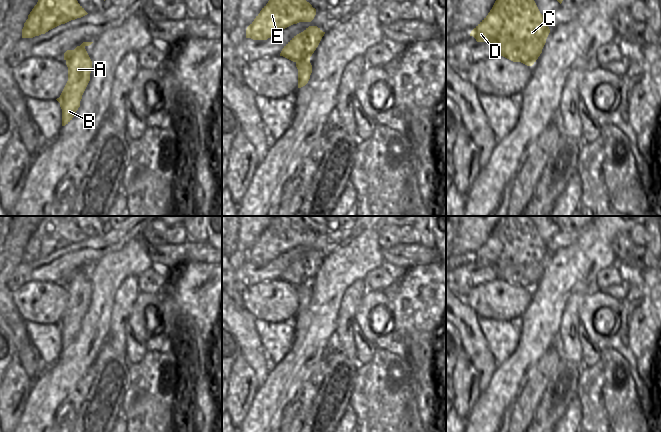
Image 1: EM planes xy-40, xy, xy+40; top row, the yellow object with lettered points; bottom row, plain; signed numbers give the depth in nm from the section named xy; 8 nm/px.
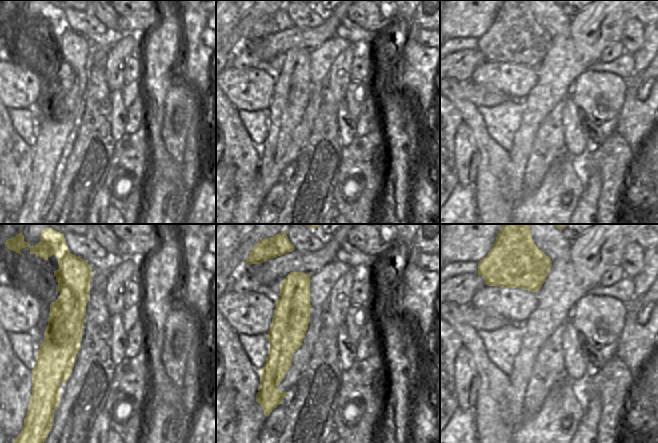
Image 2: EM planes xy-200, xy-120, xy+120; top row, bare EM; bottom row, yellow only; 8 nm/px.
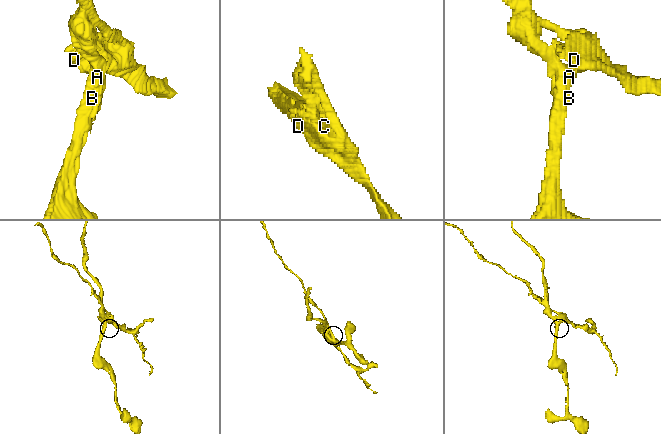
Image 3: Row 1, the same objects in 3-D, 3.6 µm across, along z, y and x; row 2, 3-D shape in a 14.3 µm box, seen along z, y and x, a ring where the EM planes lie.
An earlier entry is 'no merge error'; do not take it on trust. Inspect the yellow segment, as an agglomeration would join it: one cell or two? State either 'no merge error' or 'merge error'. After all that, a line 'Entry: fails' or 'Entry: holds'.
merge error
Entry: fails

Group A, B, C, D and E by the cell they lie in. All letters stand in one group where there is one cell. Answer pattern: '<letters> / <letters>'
A B / C D E

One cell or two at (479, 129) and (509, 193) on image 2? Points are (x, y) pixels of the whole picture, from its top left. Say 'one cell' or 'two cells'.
one cell

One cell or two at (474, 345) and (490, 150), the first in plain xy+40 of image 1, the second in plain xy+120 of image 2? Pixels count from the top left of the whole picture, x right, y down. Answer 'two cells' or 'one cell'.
one cell

